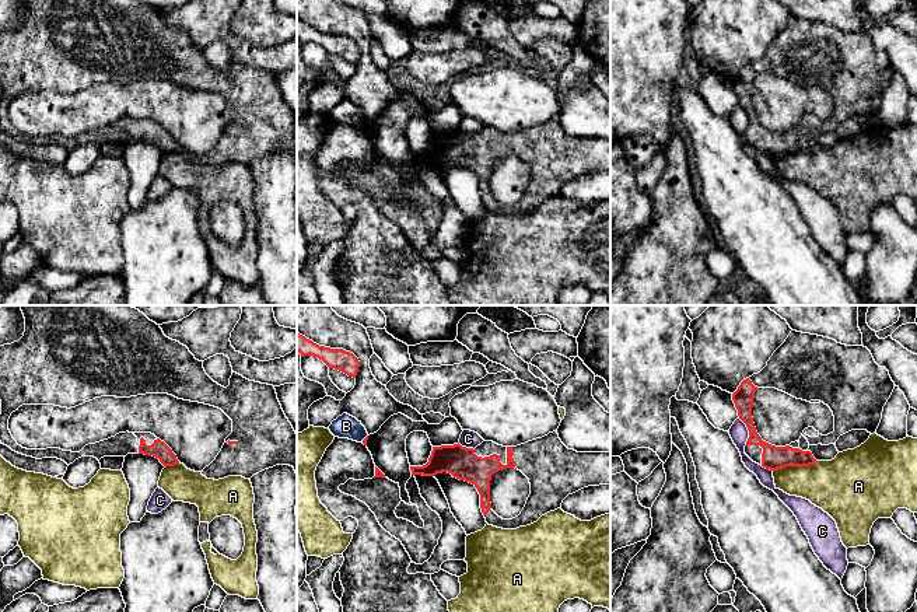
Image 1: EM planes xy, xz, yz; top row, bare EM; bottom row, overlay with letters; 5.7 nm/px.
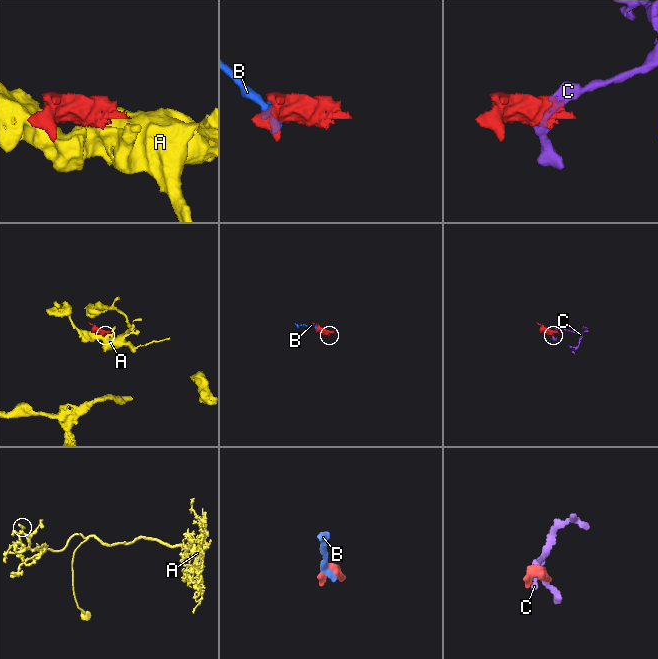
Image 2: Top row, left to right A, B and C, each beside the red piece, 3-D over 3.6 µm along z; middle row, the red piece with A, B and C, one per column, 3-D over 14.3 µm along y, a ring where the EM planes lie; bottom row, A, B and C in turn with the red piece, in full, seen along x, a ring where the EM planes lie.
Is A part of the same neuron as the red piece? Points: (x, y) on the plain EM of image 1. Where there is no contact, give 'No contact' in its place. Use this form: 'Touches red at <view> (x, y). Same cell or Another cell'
Touches red at yz (795, 151). Another cell

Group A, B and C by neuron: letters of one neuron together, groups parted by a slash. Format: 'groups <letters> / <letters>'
groups A / B / C

